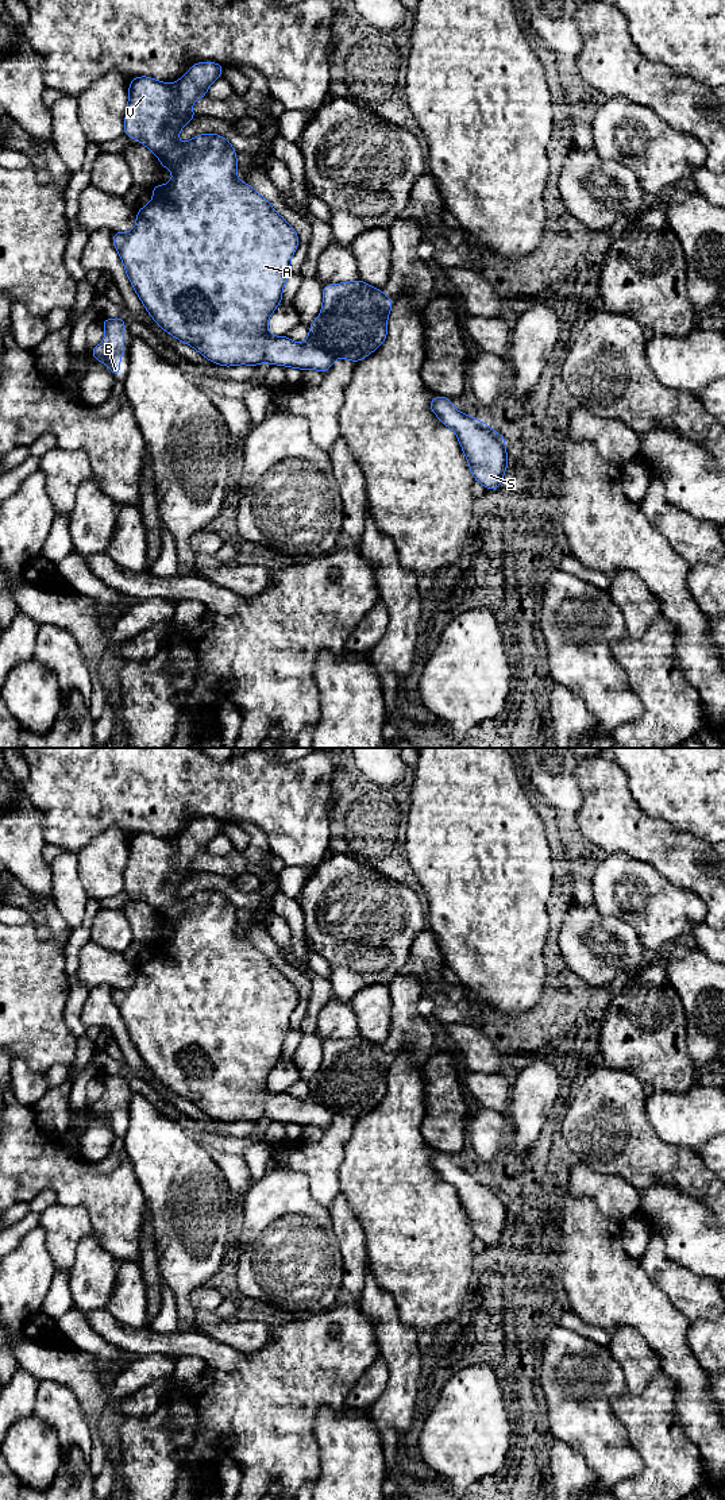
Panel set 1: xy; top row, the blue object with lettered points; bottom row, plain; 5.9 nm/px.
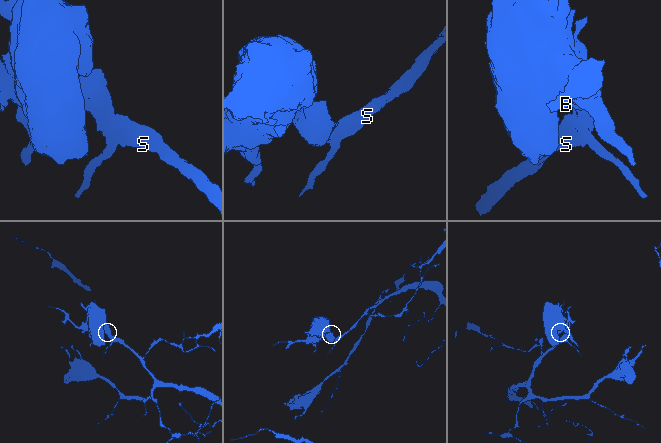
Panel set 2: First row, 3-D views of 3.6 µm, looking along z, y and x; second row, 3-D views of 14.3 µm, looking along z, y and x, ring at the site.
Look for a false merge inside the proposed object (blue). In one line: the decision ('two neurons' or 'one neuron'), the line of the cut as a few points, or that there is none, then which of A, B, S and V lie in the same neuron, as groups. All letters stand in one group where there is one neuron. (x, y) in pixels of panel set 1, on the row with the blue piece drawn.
one neuron; no cut; A B S V

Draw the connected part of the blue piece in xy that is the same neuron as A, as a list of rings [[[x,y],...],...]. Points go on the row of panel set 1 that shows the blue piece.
[[[196,62],[174,85],[147,76],[131,78],[124,135],[149,147],[159,158],[161,166],[171,170],[173,180],[166,185],[153,186],[153,200],[136,211],[135,228],[130,232],[113,232],[113,247],[132,288],[159,328],[192,346],[212,363],[230,367],[267,362],[298,370],[313,369],[323,374],[336,358],[356,363],[385,342],[393,298],[359,278],[354,282],[331,284],[323,286],[321,312],[309,325],[309,336],[304,343],[297,344],[286,335],[270,336],[267,320],[282,301],[298,235],[266,198],[236,178],[236,150],[225,138],[219,134],[201,134],[186,143],[177,140],[184,126],[197,116],[192,111],[193,101],[208,97],[207,89],[221,76],[223,66],[216,62]]]

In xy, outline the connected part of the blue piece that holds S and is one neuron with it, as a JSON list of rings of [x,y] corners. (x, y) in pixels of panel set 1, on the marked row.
[[[435,396],[429,408],[456,432],[474,479],[487,490],[497,490],[508,467],[506,435],[498,435],[485,421],[456,410],[451,398]]]

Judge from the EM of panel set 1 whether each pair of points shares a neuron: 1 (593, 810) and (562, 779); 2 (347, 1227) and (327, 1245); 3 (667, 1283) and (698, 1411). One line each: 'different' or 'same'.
1: different
2: different
3: different

